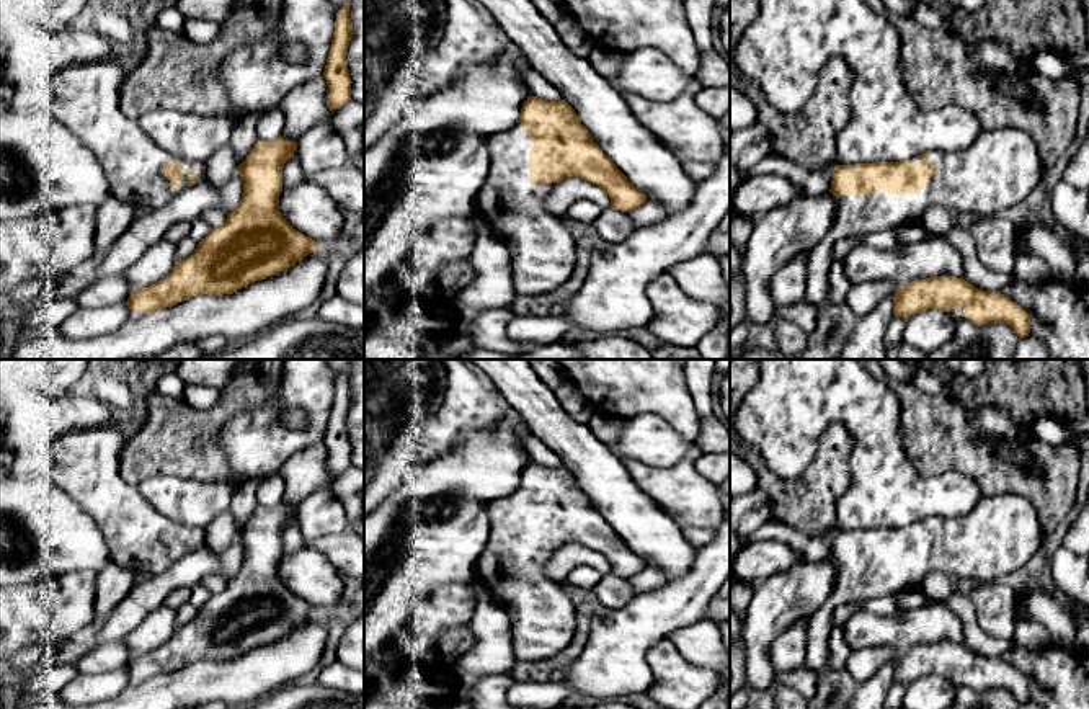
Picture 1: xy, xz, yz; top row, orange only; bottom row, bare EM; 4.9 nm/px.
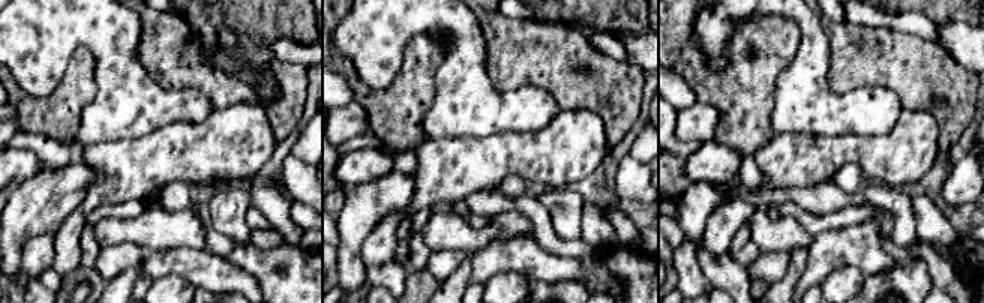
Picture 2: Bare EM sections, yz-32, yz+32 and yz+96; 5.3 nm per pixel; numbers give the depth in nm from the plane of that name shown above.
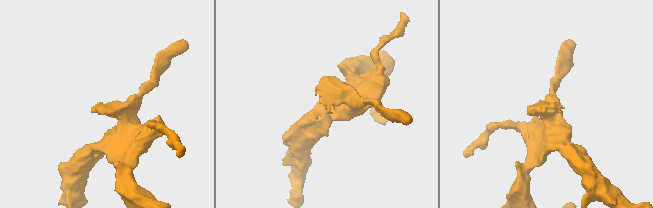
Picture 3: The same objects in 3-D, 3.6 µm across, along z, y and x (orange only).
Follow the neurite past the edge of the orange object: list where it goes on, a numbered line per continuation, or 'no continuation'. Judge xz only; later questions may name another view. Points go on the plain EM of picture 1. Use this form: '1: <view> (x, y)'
1: xz (542, 618)

